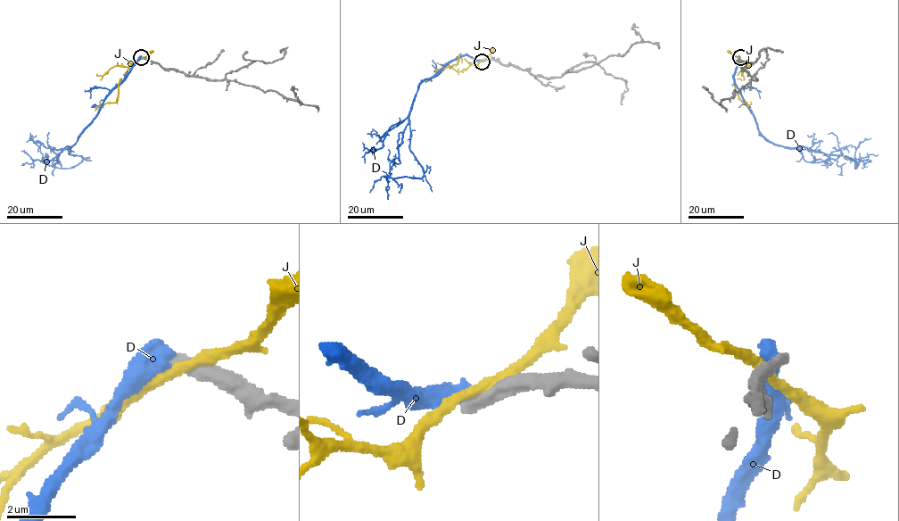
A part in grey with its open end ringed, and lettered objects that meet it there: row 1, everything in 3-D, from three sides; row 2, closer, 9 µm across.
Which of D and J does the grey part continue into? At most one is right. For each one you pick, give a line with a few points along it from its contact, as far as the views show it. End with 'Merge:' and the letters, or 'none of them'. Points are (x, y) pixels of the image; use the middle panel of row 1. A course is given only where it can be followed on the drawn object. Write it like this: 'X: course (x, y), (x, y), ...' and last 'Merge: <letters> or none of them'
Merge: none of them

